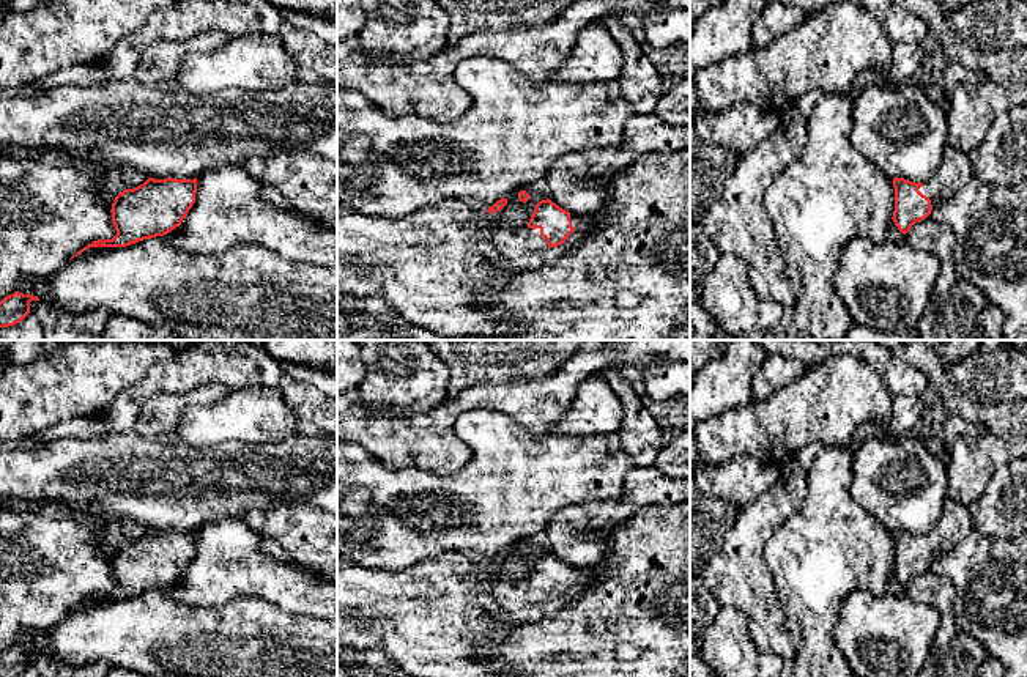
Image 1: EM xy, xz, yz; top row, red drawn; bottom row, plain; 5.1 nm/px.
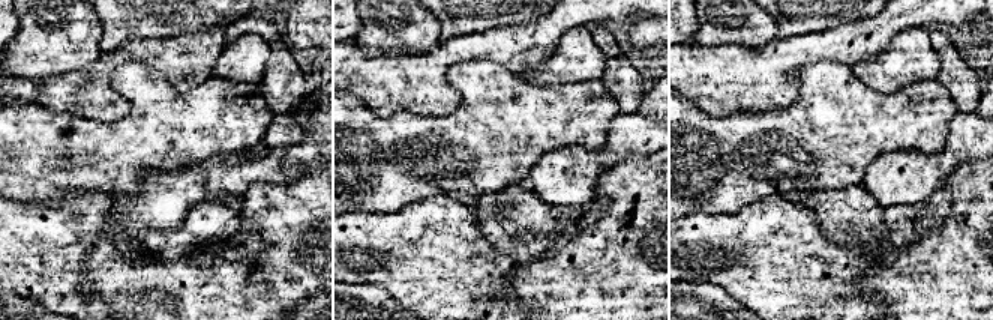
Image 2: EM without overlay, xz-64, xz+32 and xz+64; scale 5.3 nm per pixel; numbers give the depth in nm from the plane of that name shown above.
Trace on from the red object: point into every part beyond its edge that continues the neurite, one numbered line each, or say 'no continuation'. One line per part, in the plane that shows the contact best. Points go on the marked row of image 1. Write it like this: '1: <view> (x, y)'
1: xz (525, 247)

